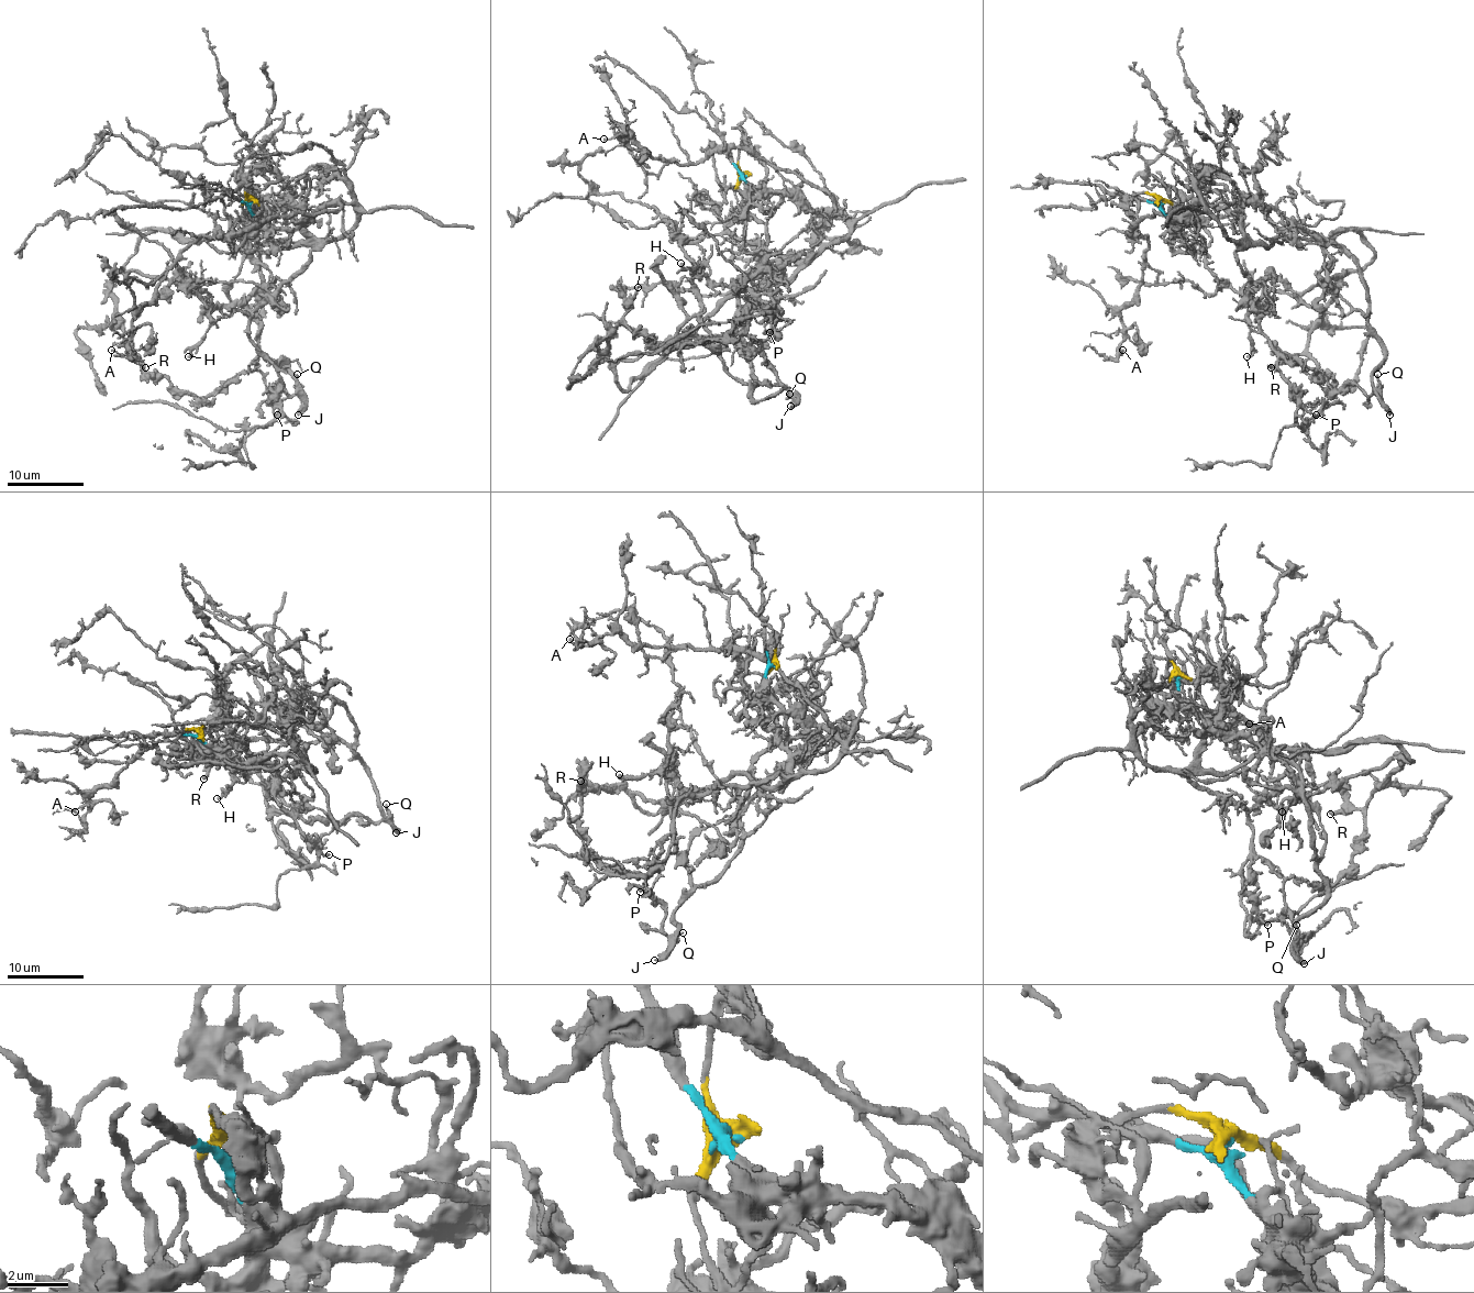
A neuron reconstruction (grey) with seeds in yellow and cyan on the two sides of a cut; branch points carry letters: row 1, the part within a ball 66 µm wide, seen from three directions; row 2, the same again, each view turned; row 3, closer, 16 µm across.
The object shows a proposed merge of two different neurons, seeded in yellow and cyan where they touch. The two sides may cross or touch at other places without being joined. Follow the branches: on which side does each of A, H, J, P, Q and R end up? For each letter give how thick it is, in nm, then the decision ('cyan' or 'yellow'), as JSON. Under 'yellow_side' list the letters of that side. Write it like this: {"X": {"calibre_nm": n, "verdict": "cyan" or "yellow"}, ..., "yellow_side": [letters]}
{"A": {"calibre_nm": 170, "verdict": "cyan"}, "H": {"calibre_nm": 260, "verdict": "cyan"}, "J": {"calibre_nm": 400, "verdict": "yellow"}, "P": {"calibre_nm": 240, "verdict": "cyan"}, "Q": {"calibre_nm": 190, "verdict": "yellow"}, "R": {"calibre_nm": 320, "verdict": "cyan"}, "yellow_side": ["J", "Q"]}

